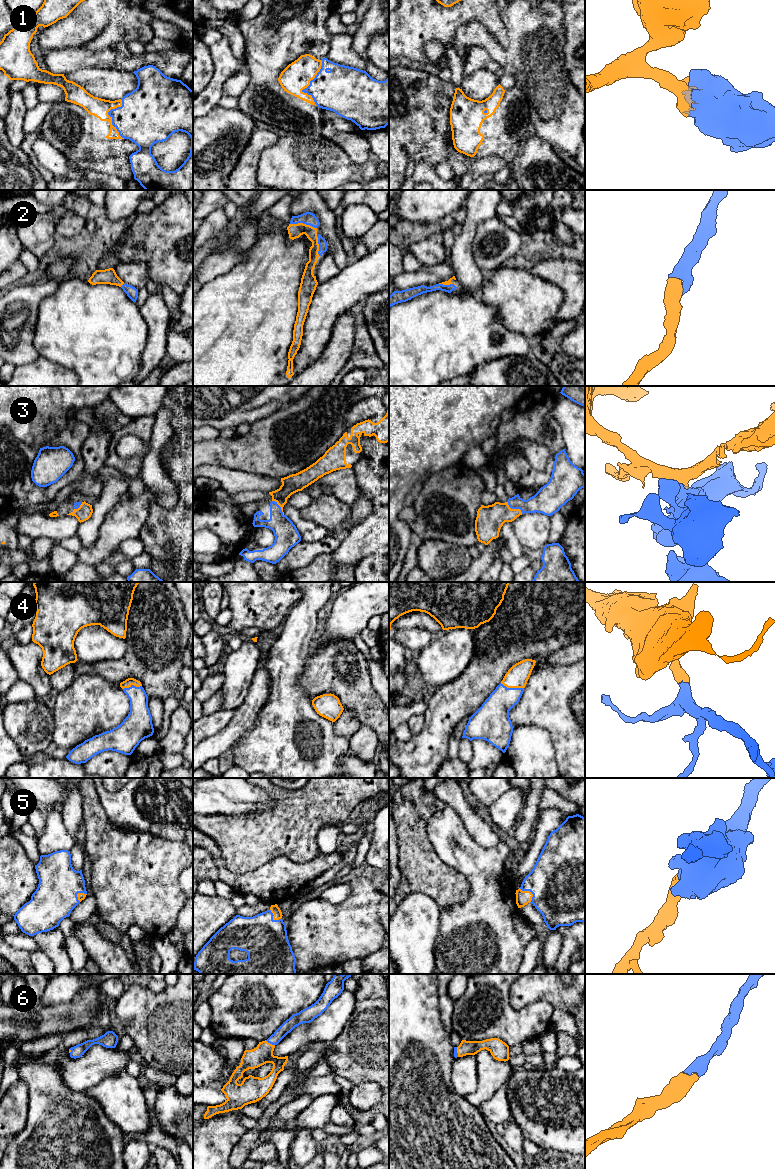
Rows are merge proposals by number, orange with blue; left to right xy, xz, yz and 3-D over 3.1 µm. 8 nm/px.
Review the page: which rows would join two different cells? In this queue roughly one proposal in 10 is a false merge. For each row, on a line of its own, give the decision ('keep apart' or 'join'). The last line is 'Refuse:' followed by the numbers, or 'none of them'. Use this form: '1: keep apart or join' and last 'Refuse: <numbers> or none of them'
1: join
2: join
3: join
4: join
5: join
6: join
Refuse: none of them

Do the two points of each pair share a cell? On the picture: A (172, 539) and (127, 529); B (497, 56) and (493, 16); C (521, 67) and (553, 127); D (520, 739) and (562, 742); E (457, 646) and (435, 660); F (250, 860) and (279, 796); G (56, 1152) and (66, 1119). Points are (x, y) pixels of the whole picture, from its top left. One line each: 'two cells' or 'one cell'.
A: two cells
B: two cells
C: one cell
D: two cells
E: one cell
F: one cell
G: one cell

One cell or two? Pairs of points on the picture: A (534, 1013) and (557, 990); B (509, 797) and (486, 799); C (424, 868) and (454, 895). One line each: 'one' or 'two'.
A: two
B: two
C: one

